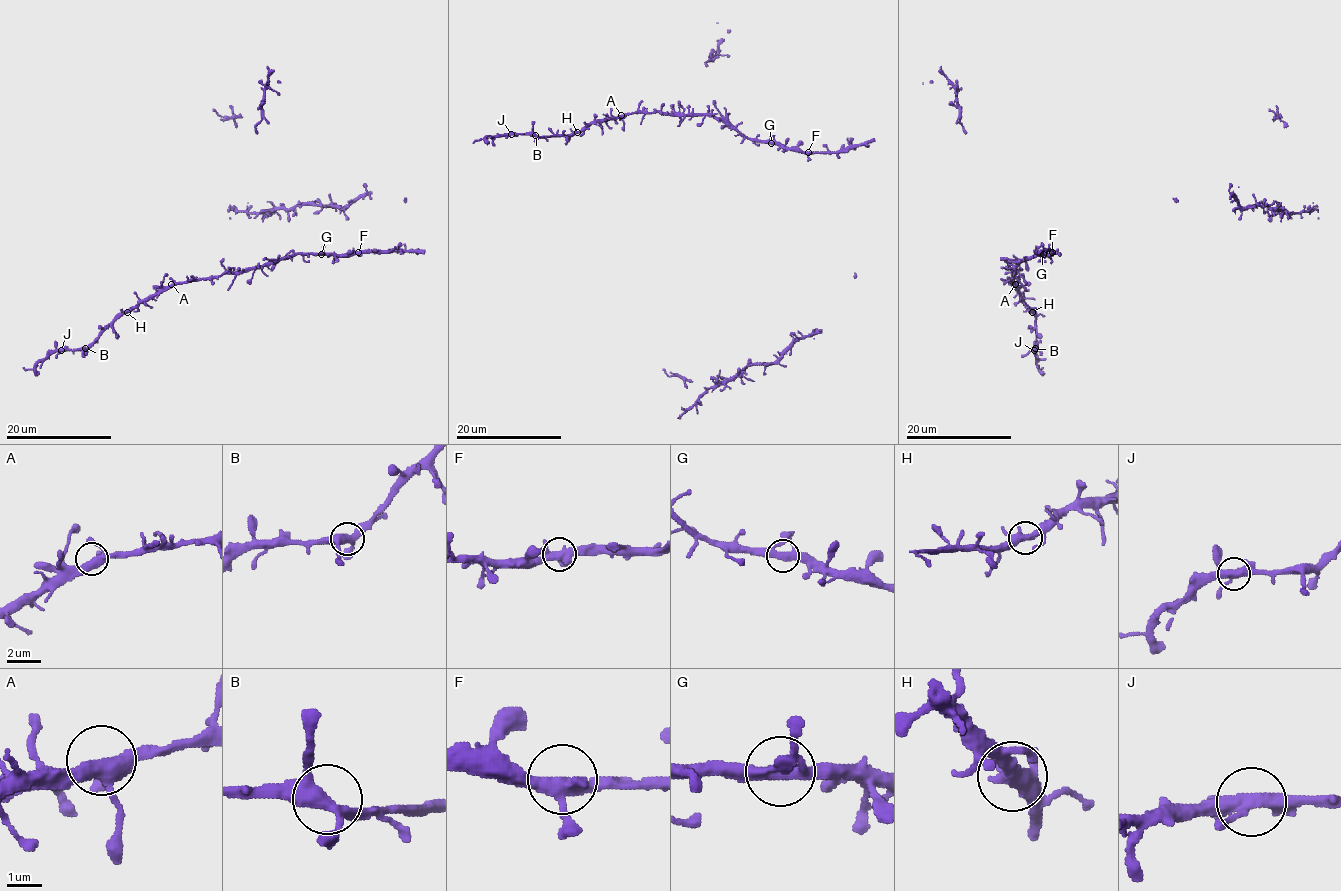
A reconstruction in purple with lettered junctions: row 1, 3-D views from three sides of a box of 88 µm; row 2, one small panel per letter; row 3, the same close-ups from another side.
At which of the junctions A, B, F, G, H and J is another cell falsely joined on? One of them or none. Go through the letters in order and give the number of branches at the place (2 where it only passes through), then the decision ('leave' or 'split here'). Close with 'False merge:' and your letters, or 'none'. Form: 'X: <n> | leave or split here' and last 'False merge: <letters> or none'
A: 4 | leave
B: 4 | leave
F: 4 | leave
G: 3 | leave
H: 4 | leave
J: 4 | leave
False merge: none

